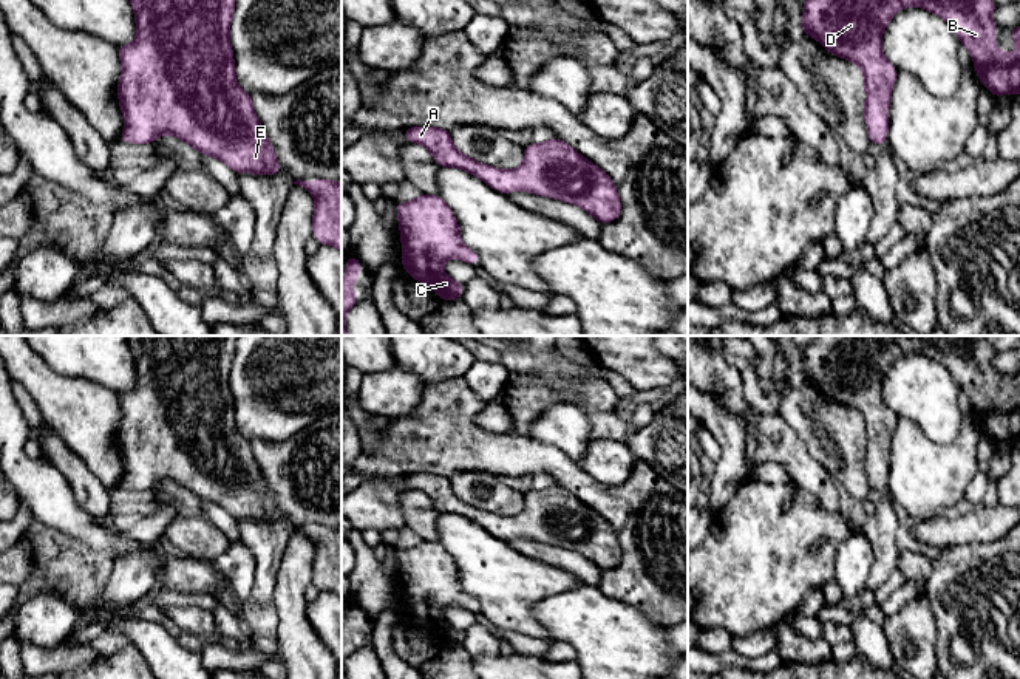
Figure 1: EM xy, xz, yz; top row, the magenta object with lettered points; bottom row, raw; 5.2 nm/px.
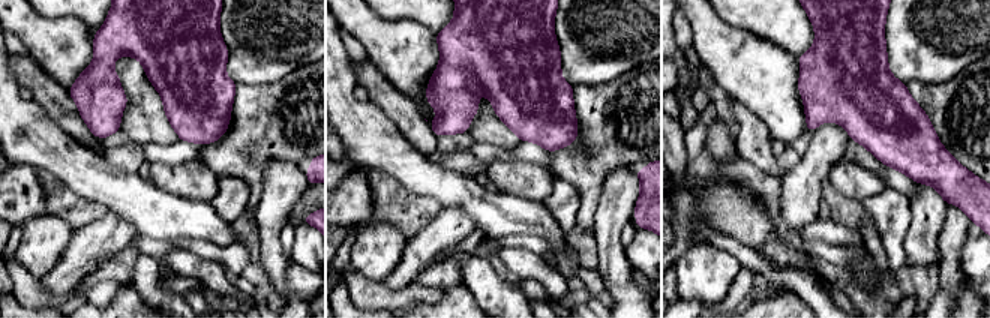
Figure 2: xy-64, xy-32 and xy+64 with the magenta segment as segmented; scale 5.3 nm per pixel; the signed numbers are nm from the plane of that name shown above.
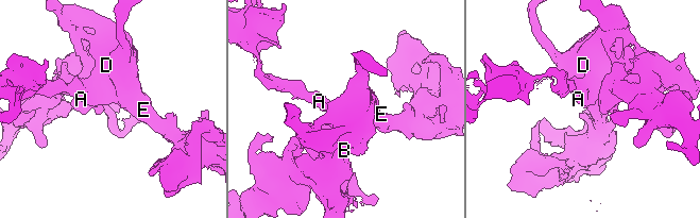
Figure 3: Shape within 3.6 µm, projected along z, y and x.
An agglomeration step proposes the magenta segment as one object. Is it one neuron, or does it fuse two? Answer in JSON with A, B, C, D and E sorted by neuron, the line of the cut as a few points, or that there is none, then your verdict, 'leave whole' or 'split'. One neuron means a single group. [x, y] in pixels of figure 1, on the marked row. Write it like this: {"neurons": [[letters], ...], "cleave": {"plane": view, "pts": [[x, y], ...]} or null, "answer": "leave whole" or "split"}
{"neurons": [["A", "B", "C", "D", "E"]], "cleave": null, "answer": "leave whole"}

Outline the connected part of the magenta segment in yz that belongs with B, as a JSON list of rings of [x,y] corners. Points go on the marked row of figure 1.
[[[802,0],[802,32],[818,39],[835,56],[852,60],[862,70],[865,87],[864,118],[870,144],[886,144],[889,128],[890,94],[896,77],[896,68],[884,57],[881,36],[893,14],[906,6],[924,8],[941,15],[957,29],[957,37],[974,59],[980,84],[995,97],[1015,91],[1020,96],[1020,26],[1009,29],[1017,46],[1015,57],[1009,51],[995,49],[995,23],[992,12],[997,8],[992,0]]]

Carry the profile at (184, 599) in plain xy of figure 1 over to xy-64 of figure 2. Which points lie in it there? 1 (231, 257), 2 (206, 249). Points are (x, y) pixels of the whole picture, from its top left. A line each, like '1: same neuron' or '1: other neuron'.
1: same neuron
2: same neuron

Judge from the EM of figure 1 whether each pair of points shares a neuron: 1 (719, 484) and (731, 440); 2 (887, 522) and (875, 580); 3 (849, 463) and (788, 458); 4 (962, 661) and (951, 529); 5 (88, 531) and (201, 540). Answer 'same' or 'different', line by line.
1: same
2: same
3: different
4: different
5: different

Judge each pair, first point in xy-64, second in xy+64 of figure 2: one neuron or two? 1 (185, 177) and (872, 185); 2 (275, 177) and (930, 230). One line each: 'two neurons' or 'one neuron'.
1: one neuron
2: two neurons

